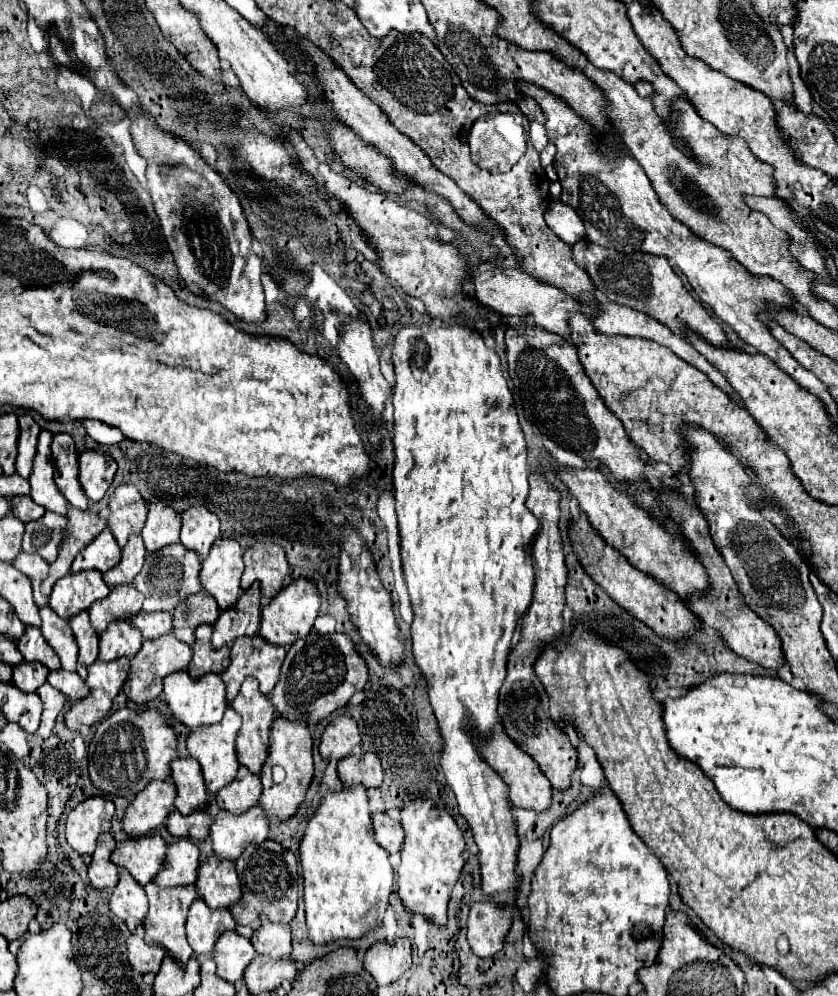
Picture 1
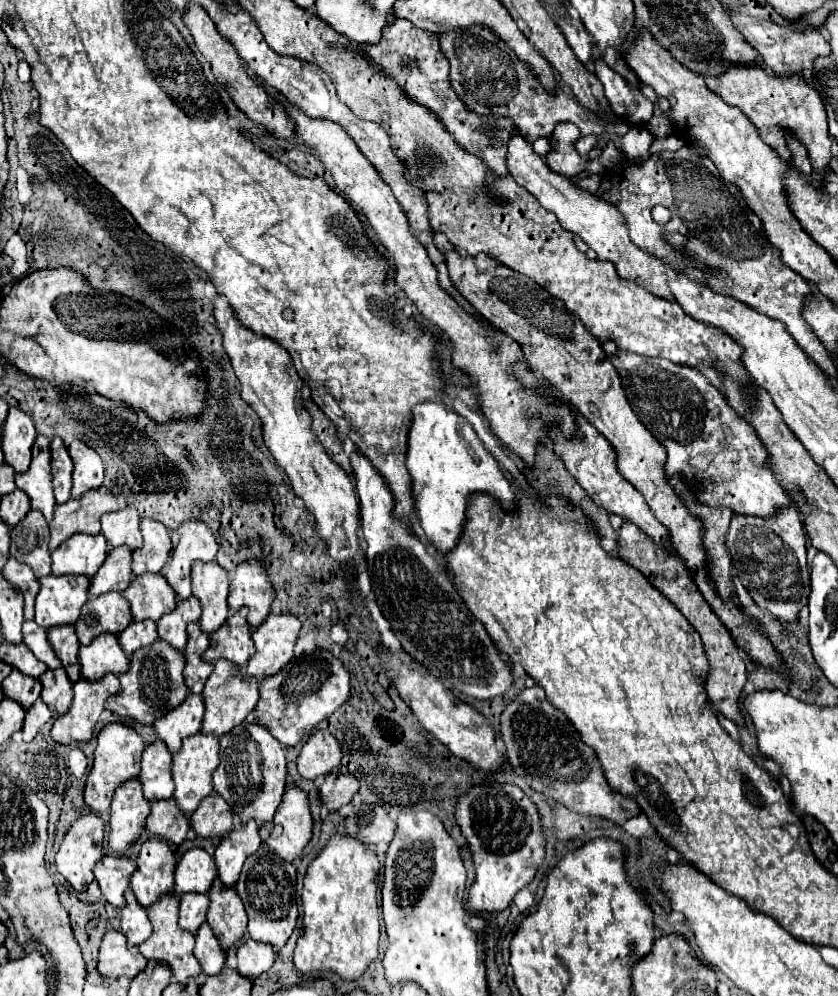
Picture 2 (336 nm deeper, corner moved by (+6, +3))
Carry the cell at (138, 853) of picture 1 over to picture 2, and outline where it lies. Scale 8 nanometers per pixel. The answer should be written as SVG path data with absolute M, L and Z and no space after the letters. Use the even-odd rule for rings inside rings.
M148 840L142 844L136 858L136 872L130 878L130 888L136 900L148 908L162 894L174 890L174 868L176 856L170 846L162 840Z

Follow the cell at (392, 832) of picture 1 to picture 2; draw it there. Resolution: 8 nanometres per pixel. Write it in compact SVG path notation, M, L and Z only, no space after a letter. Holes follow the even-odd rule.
M362 804L346 818L346 832L364 844L392 842L396 822L378 804Z

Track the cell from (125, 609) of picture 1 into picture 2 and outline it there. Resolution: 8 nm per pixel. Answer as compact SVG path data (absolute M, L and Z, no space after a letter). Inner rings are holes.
M108 592L98 598L90 598L74 624L80 644L90 644L92 638L104 632L118 634L132 622L128 600L120 592Z

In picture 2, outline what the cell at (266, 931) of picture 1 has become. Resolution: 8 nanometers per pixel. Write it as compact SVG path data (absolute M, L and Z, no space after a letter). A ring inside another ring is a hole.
M248 940L238 948L236 958L238 958L238 972L246 978L256 978L272 968L276 960L276 948L264 942Z

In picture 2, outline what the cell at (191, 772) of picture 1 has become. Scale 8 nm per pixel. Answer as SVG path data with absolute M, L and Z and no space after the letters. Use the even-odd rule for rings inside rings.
M154 740L146 746L142 754L142 772L138 776L144 784L144 796L150 802L172 798L174 782L172 782L172 754L166 750L164 742Z

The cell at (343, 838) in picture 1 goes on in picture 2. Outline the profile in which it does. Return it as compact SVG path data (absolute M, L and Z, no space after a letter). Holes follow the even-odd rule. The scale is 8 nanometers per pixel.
M332 834L304 876L304 930L294 948L294 966L300 972L334 970L342 978L354 980L378 956L378 876L380 862L366 844L356 842L356 838L348 834Z

